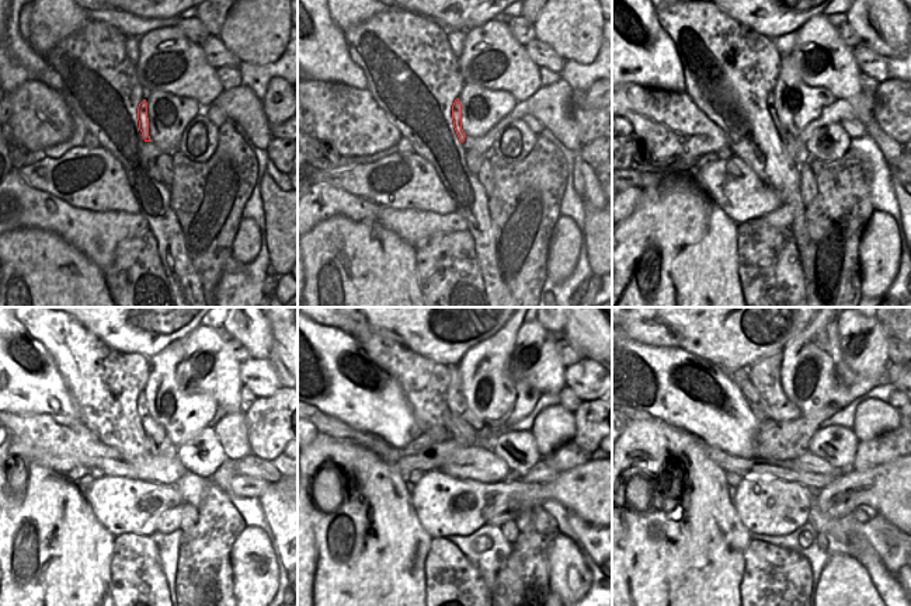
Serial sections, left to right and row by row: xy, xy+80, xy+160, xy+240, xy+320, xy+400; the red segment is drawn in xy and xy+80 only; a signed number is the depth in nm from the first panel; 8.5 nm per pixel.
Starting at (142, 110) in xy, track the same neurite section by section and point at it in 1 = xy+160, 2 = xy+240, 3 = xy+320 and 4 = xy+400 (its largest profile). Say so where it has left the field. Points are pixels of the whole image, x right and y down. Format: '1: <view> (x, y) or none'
1: xy+160 (771, 105)
2: xy+240 (155, 432)
3: xy+320 (463, 425)
4: xy+400 (765, 375)

